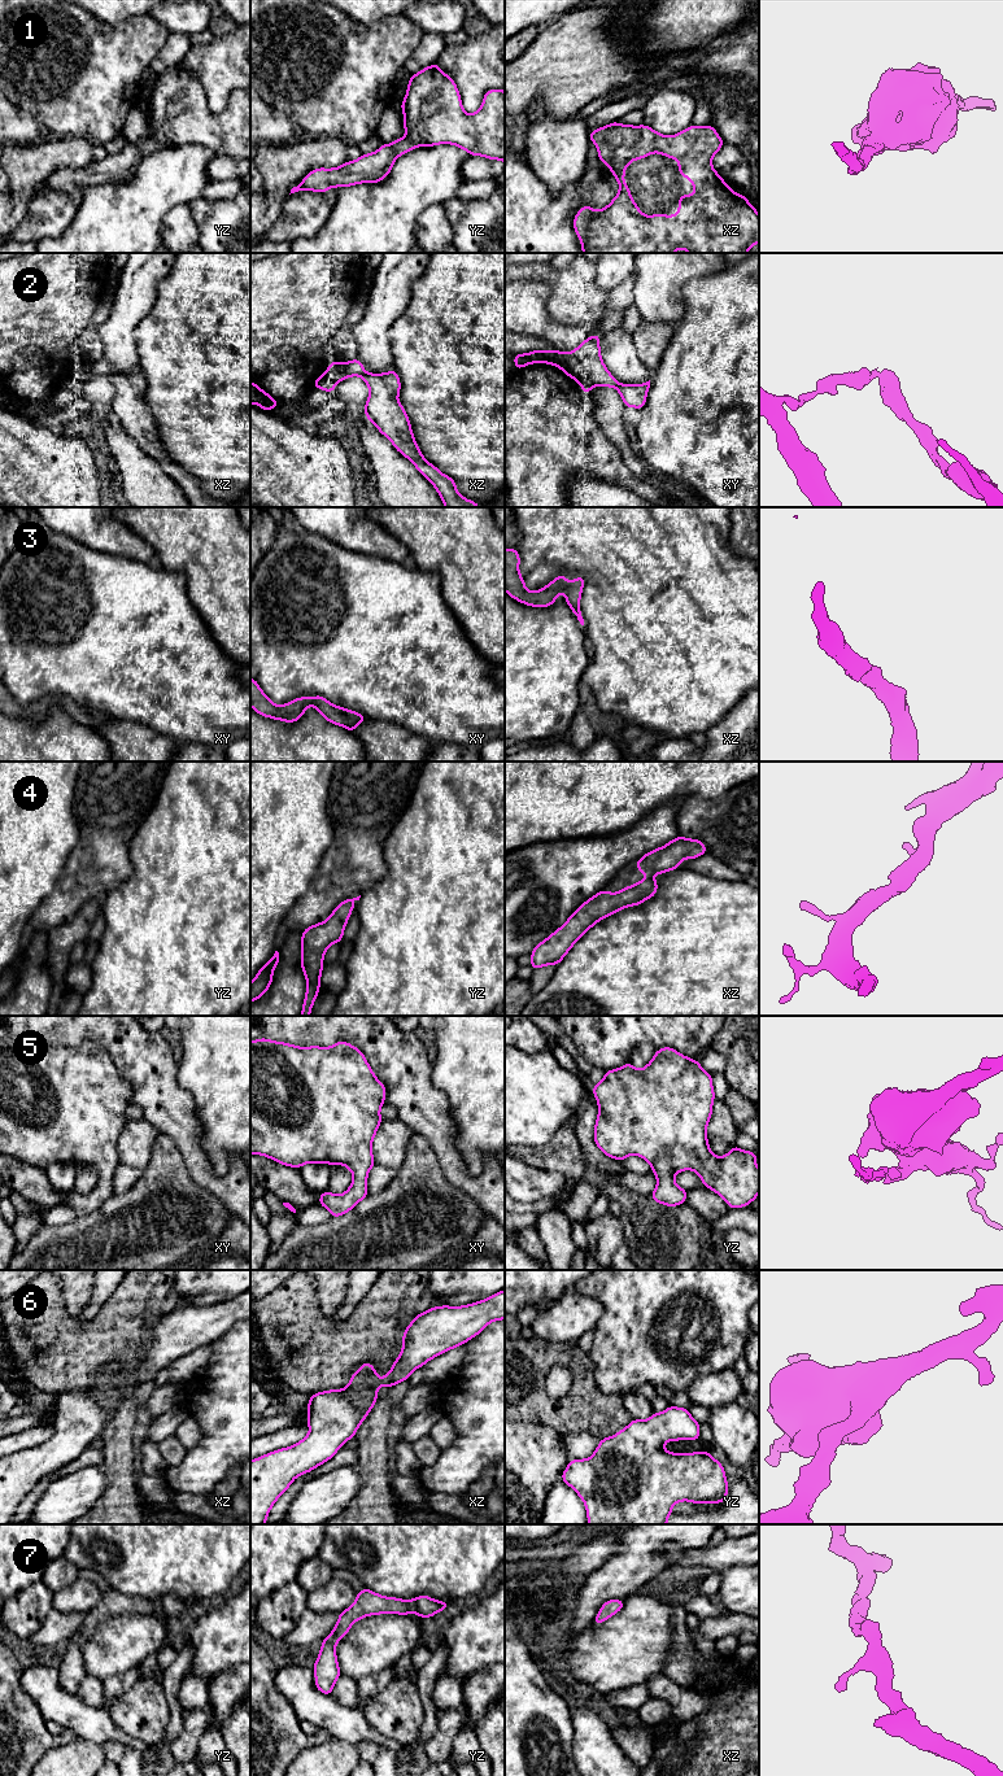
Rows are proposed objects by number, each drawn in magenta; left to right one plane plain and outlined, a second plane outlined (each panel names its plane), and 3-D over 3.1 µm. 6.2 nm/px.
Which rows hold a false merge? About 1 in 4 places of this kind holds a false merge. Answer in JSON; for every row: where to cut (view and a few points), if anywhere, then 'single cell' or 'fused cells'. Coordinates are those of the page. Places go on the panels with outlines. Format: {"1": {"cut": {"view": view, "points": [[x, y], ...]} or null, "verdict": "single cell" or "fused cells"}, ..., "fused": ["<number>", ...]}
{"1": {"cut": null, "verdict": "single cell"}, "2": {"cut": {"view": "xy", "points": [[619, 384], [616, 388]]}, "verdict": "fused cells"}, "3": {"cut": null, "verdict": "single cell"}, "4": {"cut": null, "verdict": "single cell"}, "5": {"cut": null, "verdict": "single cell"}, "6": {"cut": null, "verdict": "single cell"}, "7": {"cut": null, "verdict": "single cell"}, "fused": ["2"]}

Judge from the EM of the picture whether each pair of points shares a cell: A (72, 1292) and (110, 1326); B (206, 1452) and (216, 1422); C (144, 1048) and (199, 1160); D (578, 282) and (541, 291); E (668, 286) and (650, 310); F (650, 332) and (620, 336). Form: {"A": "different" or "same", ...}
{"A": "different", "B": "same", "C": "same", "D": "different", "E": "same", "F": "different"}

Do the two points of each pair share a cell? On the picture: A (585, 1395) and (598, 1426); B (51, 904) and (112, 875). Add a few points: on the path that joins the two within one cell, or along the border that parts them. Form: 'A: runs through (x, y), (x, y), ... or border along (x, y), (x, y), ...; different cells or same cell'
A: runs through (585, 1403), (598, 1418); same cell
B: runs through (66, 895), (87, 875), (96, 875); same cell

